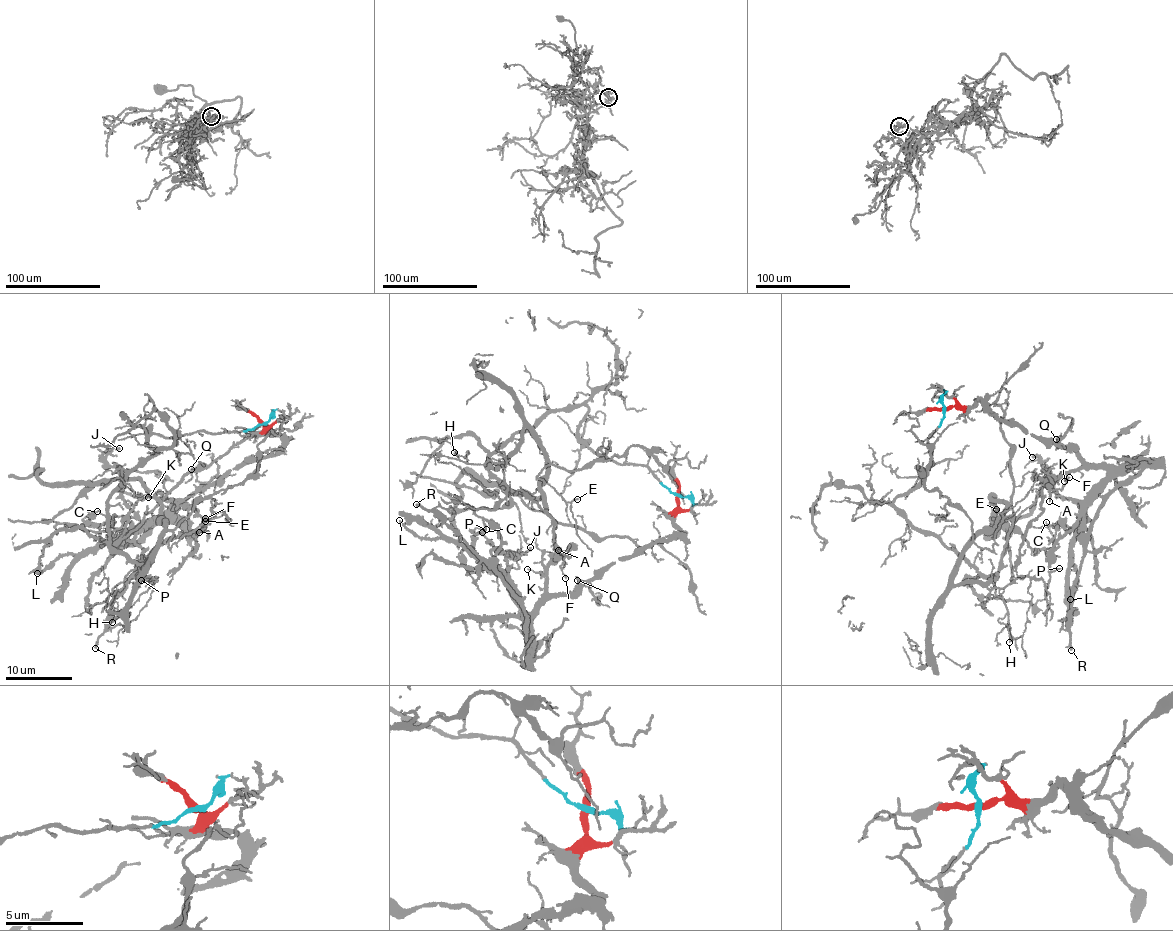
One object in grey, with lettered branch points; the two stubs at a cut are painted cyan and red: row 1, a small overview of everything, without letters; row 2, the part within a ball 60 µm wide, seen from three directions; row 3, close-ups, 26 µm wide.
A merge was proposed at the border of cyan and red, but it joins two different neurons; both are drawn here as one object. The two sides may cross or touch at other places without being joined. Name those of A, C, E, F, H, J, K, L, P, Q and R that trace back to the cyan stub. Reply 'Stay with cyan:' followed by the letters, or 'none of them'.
Stay with cyan: E, H

